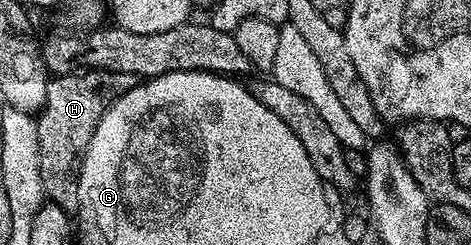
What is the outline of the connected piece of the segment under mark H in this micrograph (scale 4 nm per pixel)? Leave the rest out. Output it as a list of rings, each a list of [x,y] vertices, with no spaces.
[[[84,71],[64,77],[52,76],[47,83],[47,98],[37,114],[37,159],[44,198],[64,209],[68,215],[79,208],[79,168],[89,139],[112,101],[128,93],[137,79],[128,73]]]

